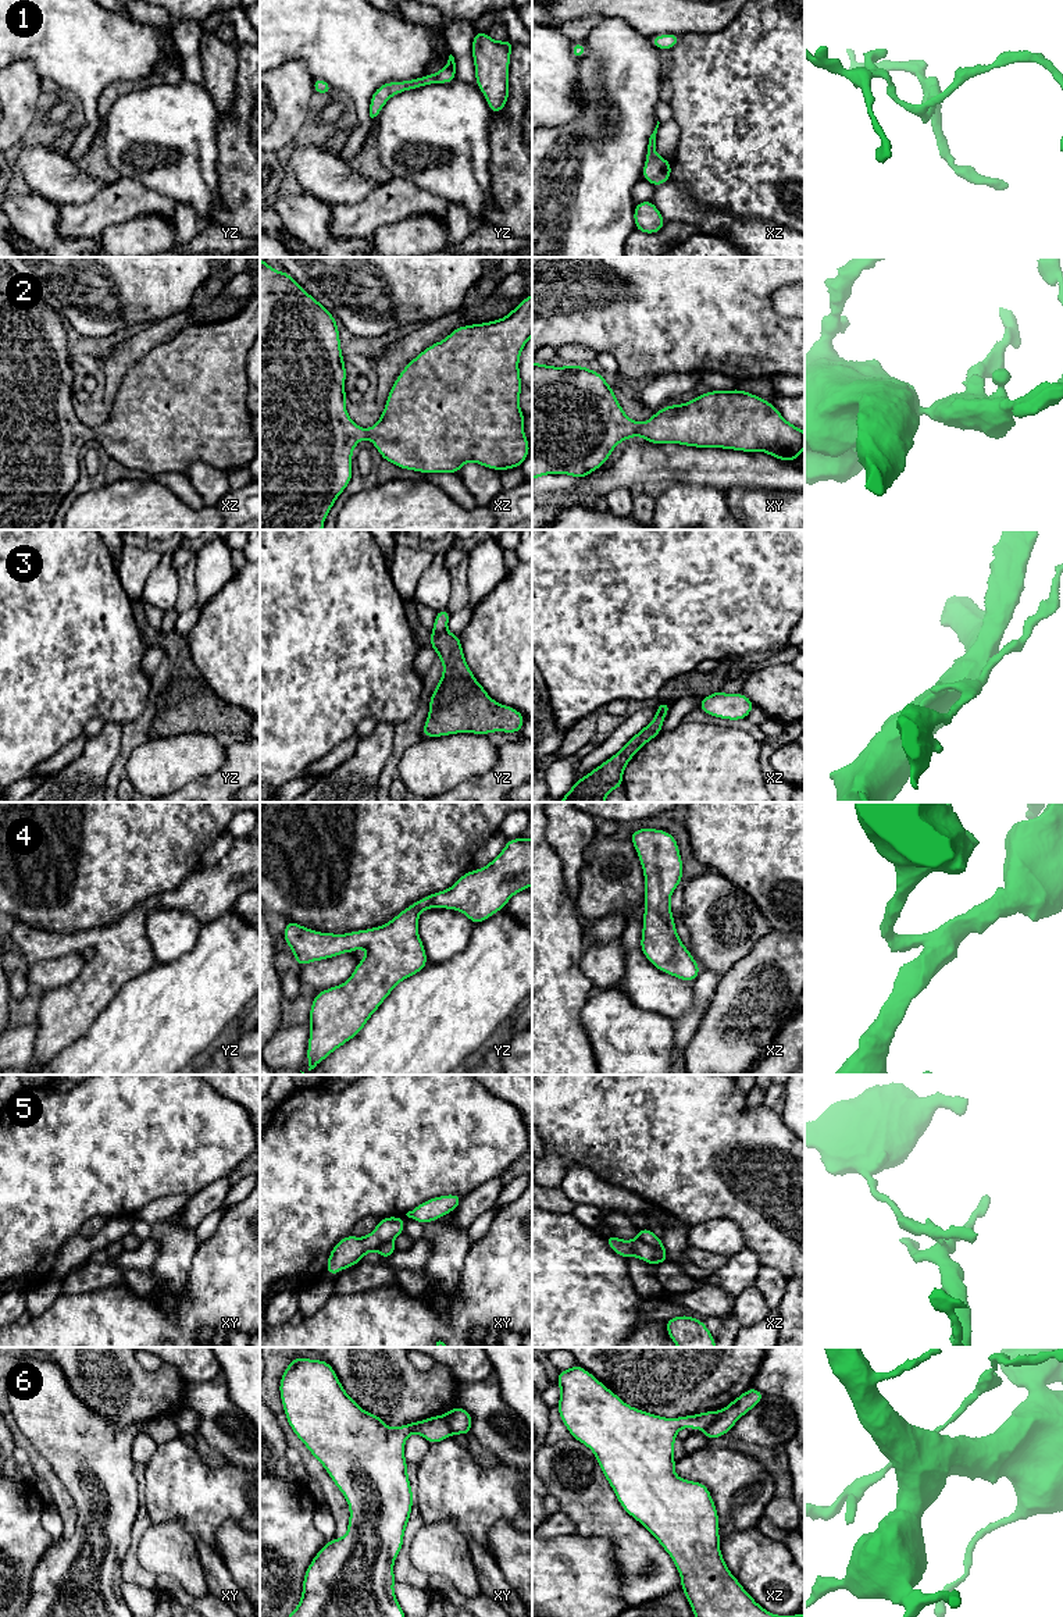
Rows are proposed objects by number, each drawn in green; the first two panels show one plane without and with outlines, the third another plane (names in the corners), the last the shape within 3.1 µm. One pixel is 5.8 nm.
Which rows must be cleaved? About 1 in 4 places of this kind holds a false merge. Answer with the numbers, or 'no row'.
3, 5, 6

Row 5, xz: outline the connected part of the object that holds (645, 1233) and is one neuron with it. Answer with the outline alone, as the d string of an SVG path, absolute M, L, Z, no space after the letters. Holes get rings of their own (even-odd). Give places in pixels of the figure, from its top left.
M642 1228L638 1230L638 1237L652 1246L652 1247L657 1247L657 1249L664 1249L663 1240L661 1237L656 1236L649 1228Z

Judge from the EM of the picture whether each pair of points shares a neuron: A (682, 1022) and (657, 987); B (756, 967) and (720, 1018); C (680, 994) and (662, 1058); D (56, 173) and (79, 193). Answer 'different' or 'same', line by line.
A: different
B: same
C: different
D: same

